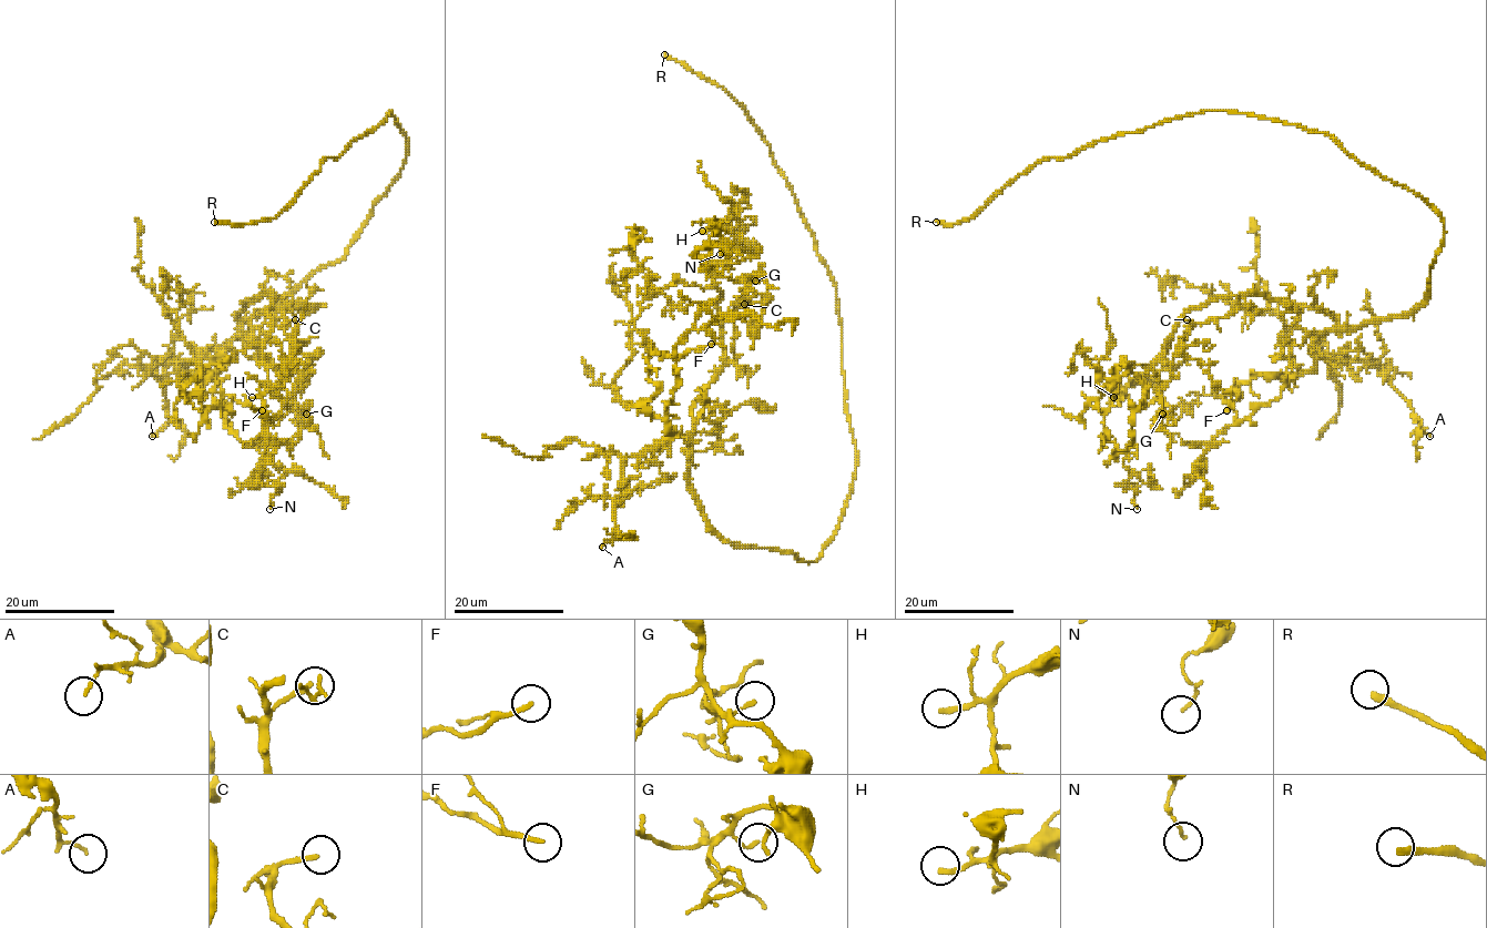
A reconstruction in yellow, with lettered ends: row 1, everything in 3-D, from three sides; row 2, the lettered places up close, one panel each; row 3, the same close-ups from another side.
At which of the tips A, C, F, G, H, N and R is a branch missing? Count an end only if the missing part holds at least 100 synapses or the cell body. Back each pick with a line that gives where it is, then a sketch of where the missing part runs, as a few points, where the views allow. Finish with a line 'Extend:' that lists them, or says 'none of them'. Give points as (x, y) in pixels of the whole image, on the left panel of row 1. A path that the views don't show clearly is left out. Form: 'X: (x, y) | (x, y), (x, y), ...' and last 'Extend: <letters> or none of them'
C: (295, 319) | (295, 319), (308, 319), (307, 283), (303, 278)
R: (214, 222) | (214, 222), (195, 218), (174, 200), (141, 194)
Extend: C, R

